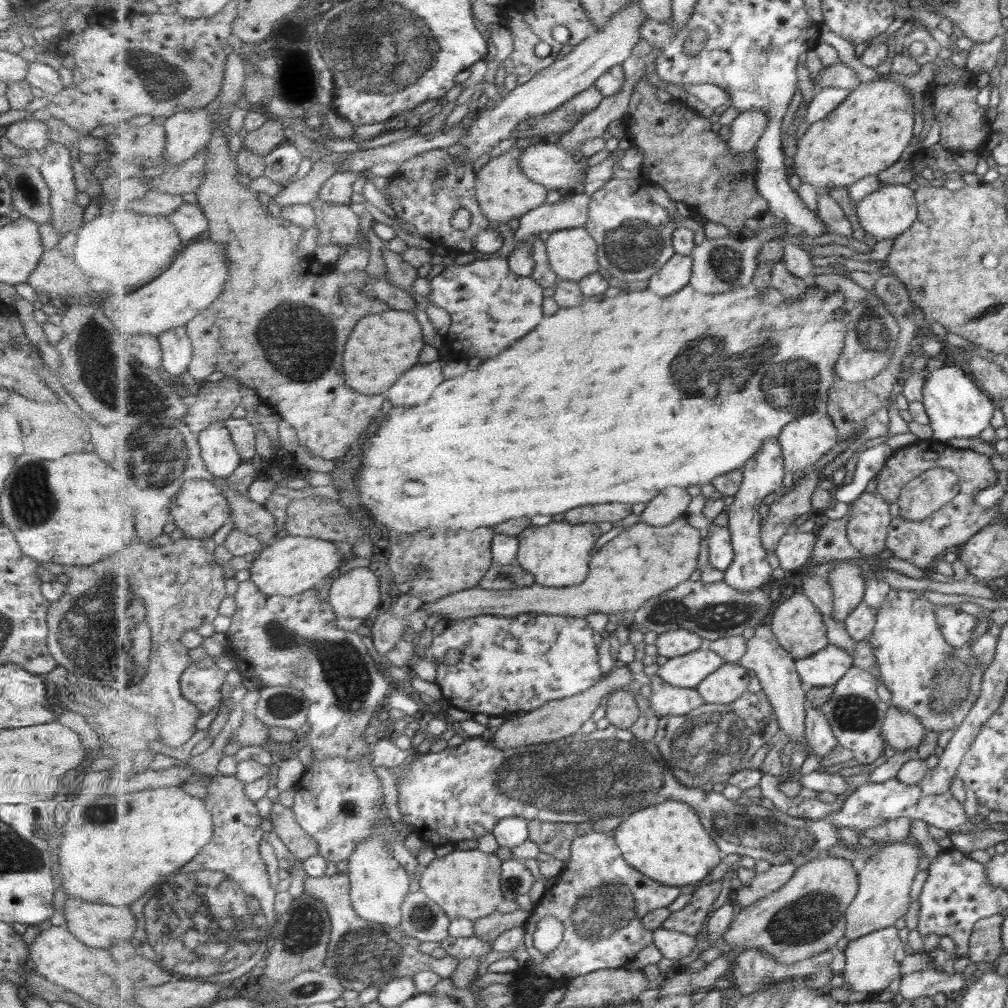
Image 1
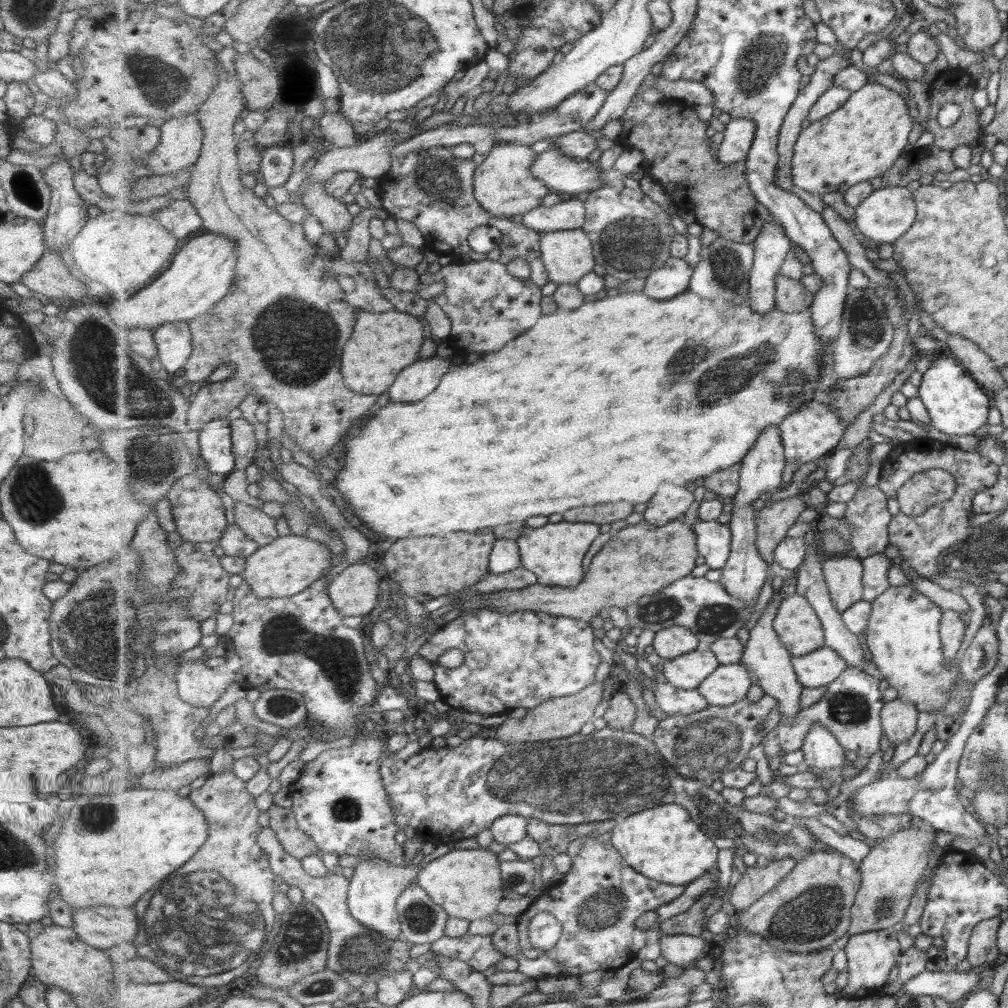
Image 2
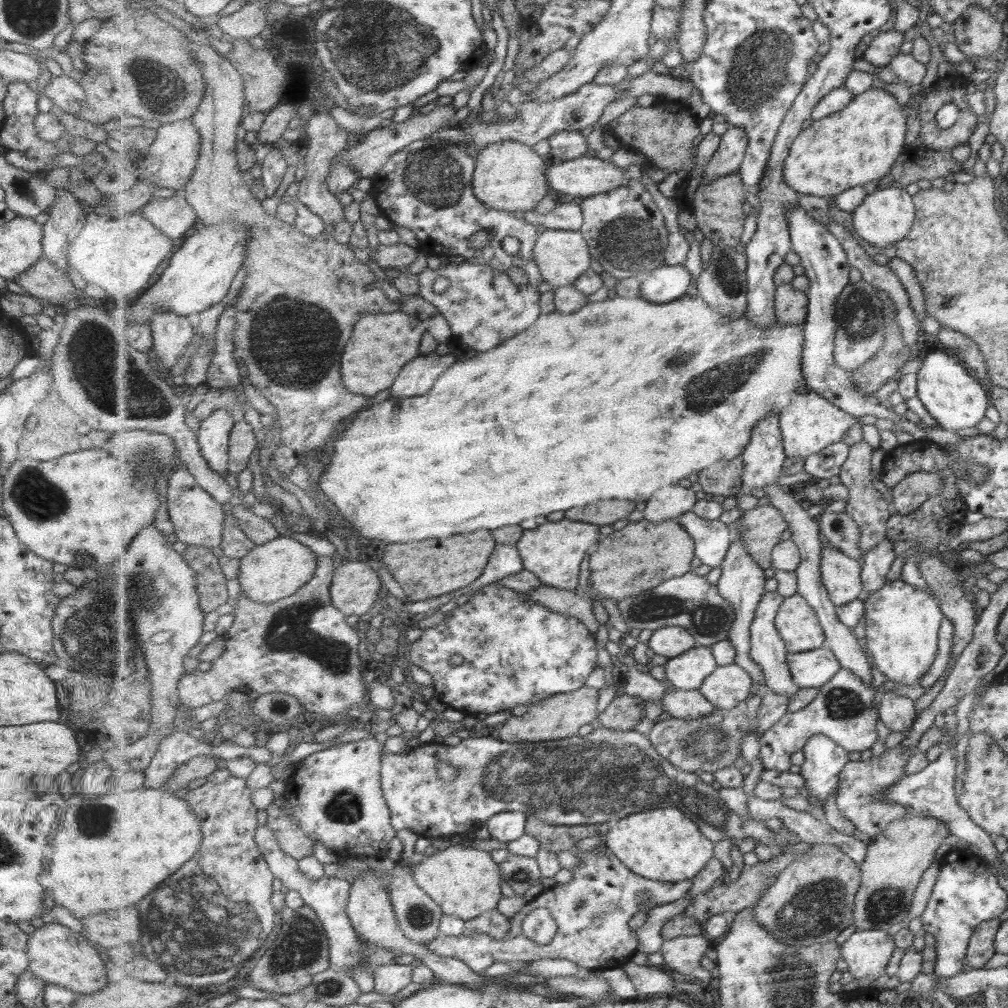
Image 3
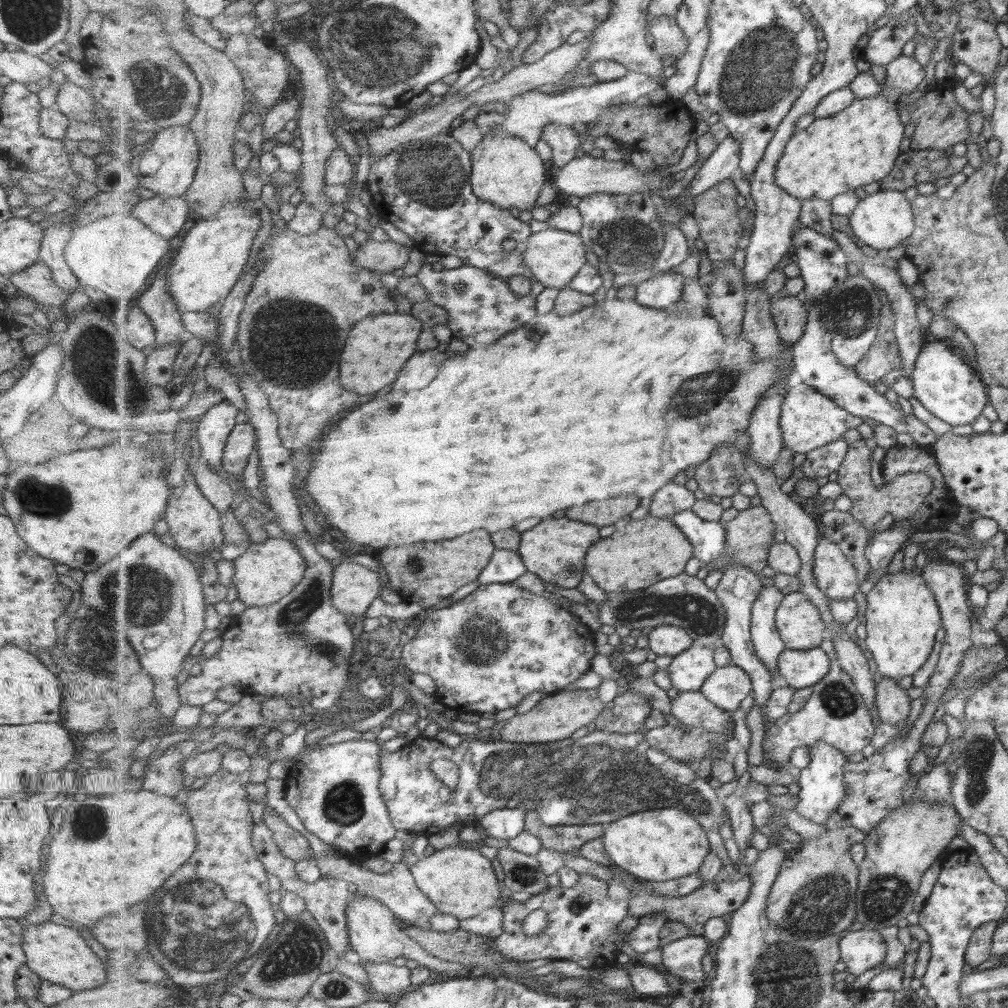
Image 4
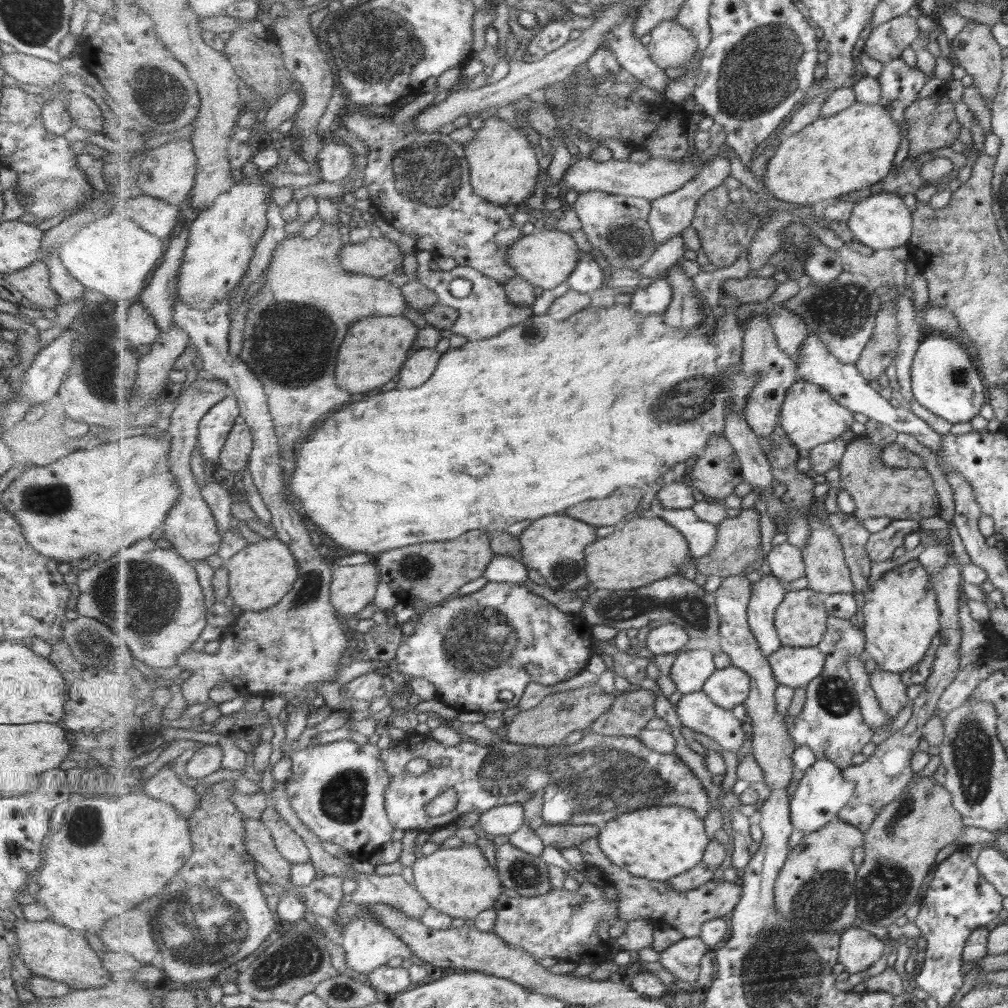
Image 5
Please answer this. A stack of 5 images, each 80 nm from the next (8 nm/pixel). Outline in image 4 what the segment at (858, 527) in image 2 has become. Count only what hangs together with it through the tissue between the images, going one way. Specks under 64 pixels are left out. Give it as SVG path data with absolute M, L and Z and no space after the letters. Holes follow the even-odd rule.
M863 439L851 443L848 453L844 458L841 468L838 470L838 483L842 486L844 494L851 500L850 513L870 530L870 540L877 534L875 526L879 520L883 520L887 514L895 519L909 518L917 512L917 506L923 502L923 498L933 488L932 478L922 472L911 471L897 475L894 479L885 480L882 485L877 486L873 482L871 470L868 466L867 442Z

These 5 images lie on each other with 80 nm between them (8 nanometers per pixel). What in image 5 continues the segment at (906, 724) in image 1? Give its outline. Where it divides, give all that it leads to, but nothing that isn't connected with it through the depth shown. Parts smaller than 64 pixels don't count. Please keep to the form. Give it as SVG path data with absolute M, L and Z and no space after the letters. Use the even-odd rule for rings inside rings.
M876 668L870 674L870 683L883 710L891 718L897 716L905 708L905 704L909 700L907 687L901 682L899 674Z

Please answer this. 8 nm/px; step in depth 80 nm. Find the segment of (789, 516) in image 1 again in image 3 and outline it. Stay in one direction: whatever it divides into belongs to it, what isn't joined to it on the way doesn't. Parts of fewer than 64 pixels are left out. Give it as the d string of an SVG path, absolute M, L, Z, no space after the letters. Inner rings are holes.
M771 504L745 511L744 515L732 524L735 539L742 538L746 542L749 555L763 569L773 568L774 548L781 542L787 528L788 522L782 512Z

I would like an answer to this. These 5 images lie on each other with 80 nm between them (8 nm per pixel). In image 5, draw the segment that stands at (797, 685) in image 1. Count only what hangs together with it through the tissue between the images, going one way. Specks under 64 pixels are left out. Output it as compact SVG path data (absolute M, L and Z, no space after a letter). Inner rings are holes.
M772 573L761 574L759 581L754 582L748 621L767 658L783 646L776 629L776 612L786 593L786 588Z

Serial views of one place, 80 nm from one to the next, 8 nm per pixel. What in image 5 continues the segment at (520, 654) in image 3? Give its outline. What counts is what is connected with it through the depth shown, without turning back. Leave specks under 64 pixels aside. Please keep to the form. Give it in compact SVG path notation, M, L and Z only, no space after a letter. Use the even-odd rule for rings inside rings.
M488 581L486 586L479 592L462 597L455 597L445 604L424 610L422 617L415 623L414 633L404 636L393 663L395 668L398 669L398 672L408 674L414 678L420 676L432 682L437 691L436 700L449 705L458 713L499 712L499 710L503 711L507 710L507 708L519 706L521 696L523 696L527 684L539 682L539 684L543 686L553 686L553 684L557 684L557 682L563 682L563 680L569 680L569 678L577 676L582 669L585 669L587 664L589 664L589 658L594 654L595 639L593 639L593 632L591 632L591 630L593 630L593 625L585 619L581 613L567 613L565 609L555 606L554 603L549 602L547 599L543 598L542 595L535 594L534 591L529 590L525 585ZM501 690L511 690L511 692L515 694L515 698L513 698L511 702L499 701L499 692L501 692Z

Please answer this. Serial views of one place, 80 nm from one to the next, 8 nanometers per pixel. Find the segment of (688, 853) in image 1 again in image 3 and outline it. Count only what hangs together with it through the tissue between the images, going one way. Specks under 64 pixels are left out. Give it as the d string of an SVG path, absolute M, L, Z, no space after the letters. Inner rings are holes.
M668 807L643 811L614 823L606 835L606 846L635 874L665 882L697 877L713 860L714 843L683 810Z

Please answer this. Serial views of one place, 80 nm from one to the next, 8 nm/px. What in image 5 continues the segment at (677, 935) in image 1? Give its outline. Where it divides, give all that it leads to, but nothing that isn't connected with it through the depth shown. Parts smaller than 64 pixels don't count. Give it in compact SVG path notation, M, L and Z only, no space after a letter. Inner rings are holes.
M699 936L684 937L660 953L660 963L683 986L695 985L701 972L701 960L711 948Z

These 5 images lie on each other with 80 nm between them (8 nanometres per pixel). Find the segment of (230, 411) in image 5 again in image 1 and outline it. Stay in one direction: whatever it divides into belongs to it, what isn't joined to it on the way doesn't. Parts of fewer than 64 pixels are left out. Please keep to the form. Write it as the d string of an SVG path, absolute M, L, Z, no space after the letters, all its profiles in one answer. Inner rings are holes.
M224 422L202 430L199 442L206 467L216 477L226 479L241 466L241 455Z

